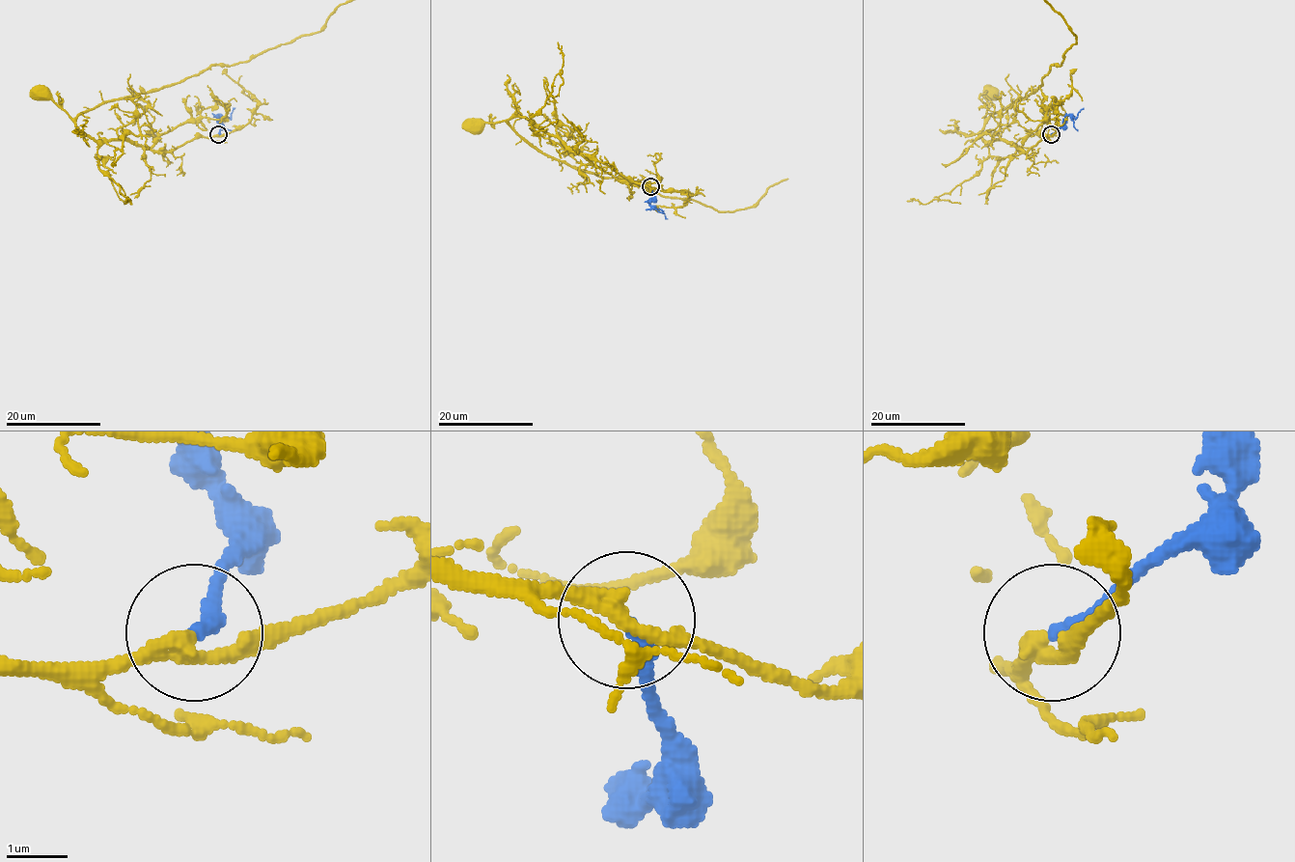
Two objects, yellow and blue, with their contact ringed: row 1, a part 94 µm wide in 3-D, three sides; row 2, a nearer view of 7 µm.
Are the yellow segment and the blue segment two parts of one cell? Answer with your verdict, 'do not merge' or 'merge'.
merge

